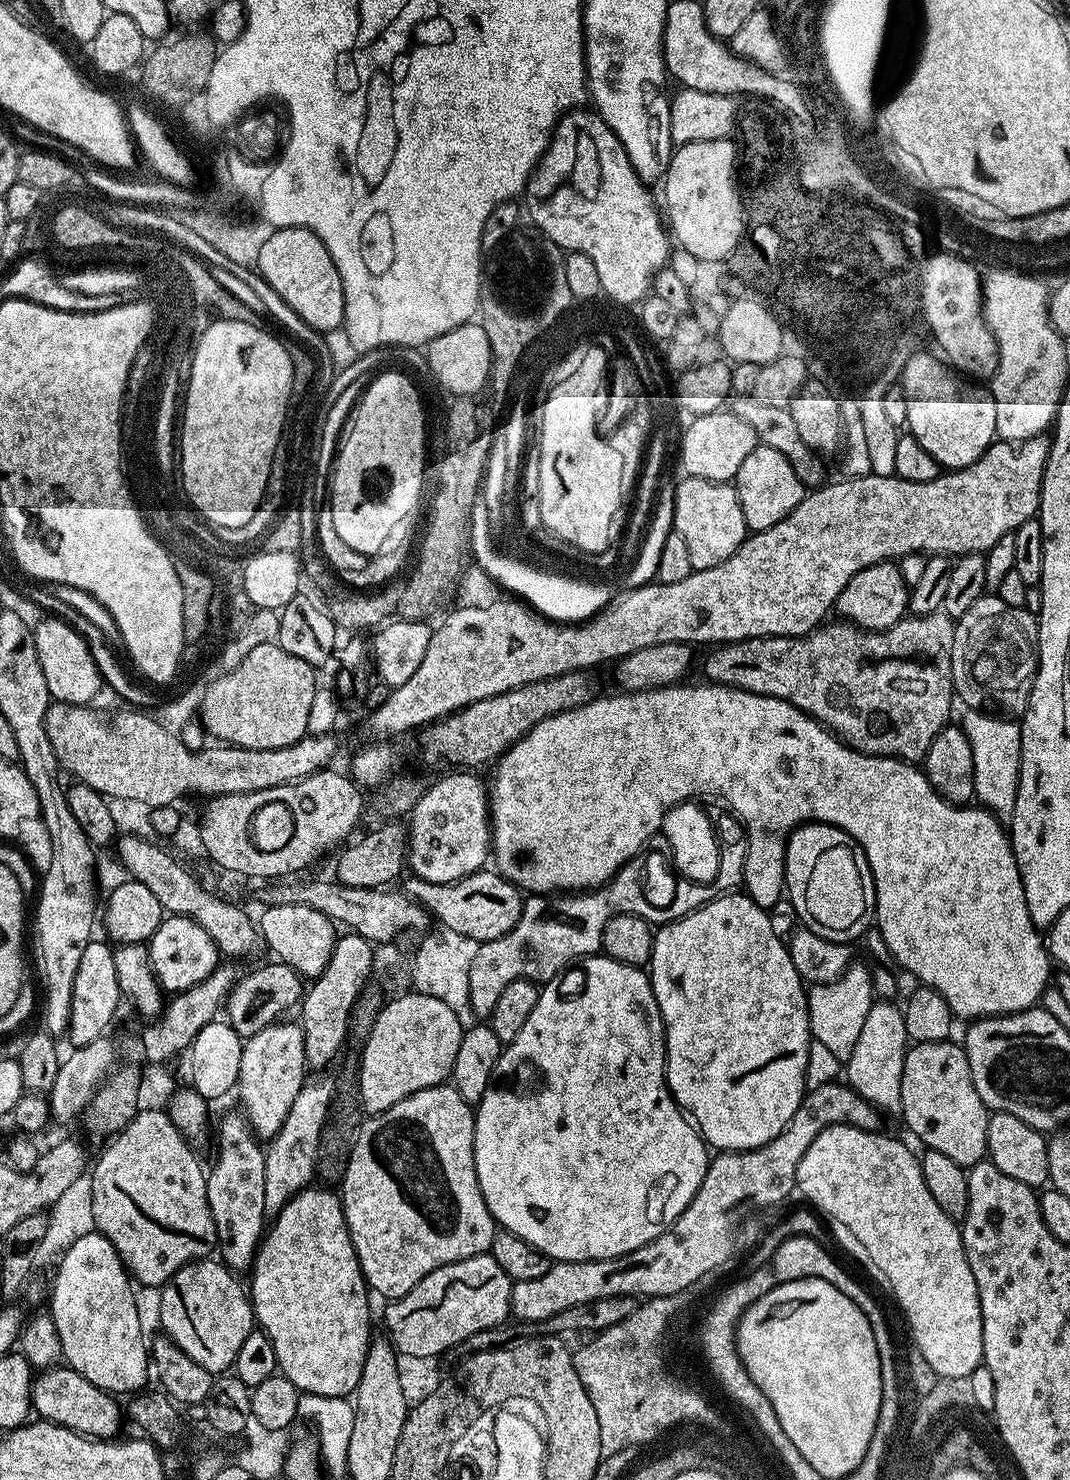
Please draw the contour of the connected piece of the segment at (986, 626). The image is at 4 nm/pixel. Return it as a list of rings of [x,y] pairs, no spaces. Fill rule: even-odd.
[[[995,594],[980,596],[973,608],[976,608],[976,684],[971,705],[981,707],[988,696],[1010,711],[1007,713],[1021,715],[1027,708],[1029,690],[1036,676],[1037,617],[1024,607],[1006,606]]]

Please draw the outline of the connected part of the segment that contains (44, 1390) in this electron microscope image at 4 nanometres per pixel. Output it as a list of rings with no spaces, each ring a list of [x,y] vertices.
[[[55,1366],[41,1371],[32,1381],[31,1407],[41,1421],[60,1424],[79,1436],[94,1440],[110,1440],[120,1428],[122,1408],[115,1404],[109,1393],[102,1391],[94,1382],[82,1378],[74,1369],[67,1366]]]

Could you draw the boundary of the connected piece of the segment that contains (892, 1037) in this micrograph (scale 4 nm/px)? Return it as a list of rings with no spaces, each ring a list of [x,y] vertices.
[[[892,1002],[874,1003],[869,1014],[866,1015],[862,1034],[855,1043],[854,1054],[846,1063],[846,1069],[848,1069],[846,1080],[850,1087],[885,1113],[892,1111],[895,1113],[899,1109],[902,1066],[904,1056],[910,1047],[903,1011],[897,1005],[895,1008],[894,1004]]]

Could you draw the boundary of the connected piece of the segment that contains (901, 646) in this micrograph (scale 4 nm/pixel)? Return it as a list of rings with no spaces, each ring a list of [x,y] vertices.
[[[943,610],[928,613],[925,616],[905,615],[894,626],[885,632],[870,632],[847,622],[840,624],[825,623],[808,633],[807,636],[766,636],[758,640],[738,640],[734,644],[722,644],[711,649],[712,652],[704,660],[705,681],[722,684],[725,688],[741,688],[744,692],[753,692],[759,696],[773,696],[779,700],[788,700],[795,708],[801,708],[813,720],[820,721],[827,731],[843,740],[849,748],[864,752],[868,756],[895,756],[898,760],[916,762],[928,751],[930,742],[949,723],[948,715],[952,712],[954,689],[952,686],[952,651],[954,650],[954,630],[956,625],[953,617]]]

